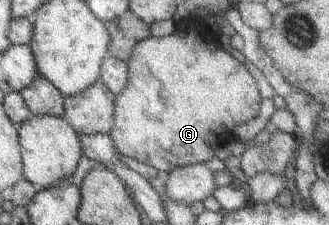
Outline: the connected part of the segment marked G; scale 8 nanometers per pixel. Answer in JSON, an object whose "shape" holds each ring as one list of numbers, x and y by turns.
{"shape":[[181,27,161,37,149,35,133,45,125,61,128,79,116,94,114,121,108,132,118,154,167,174,174,168,209,160,214,156,215,145,231,139,234,126,257,116,262,98,247,65,221,48,216,40,209,42,209,36,203,30,197,34]]}

